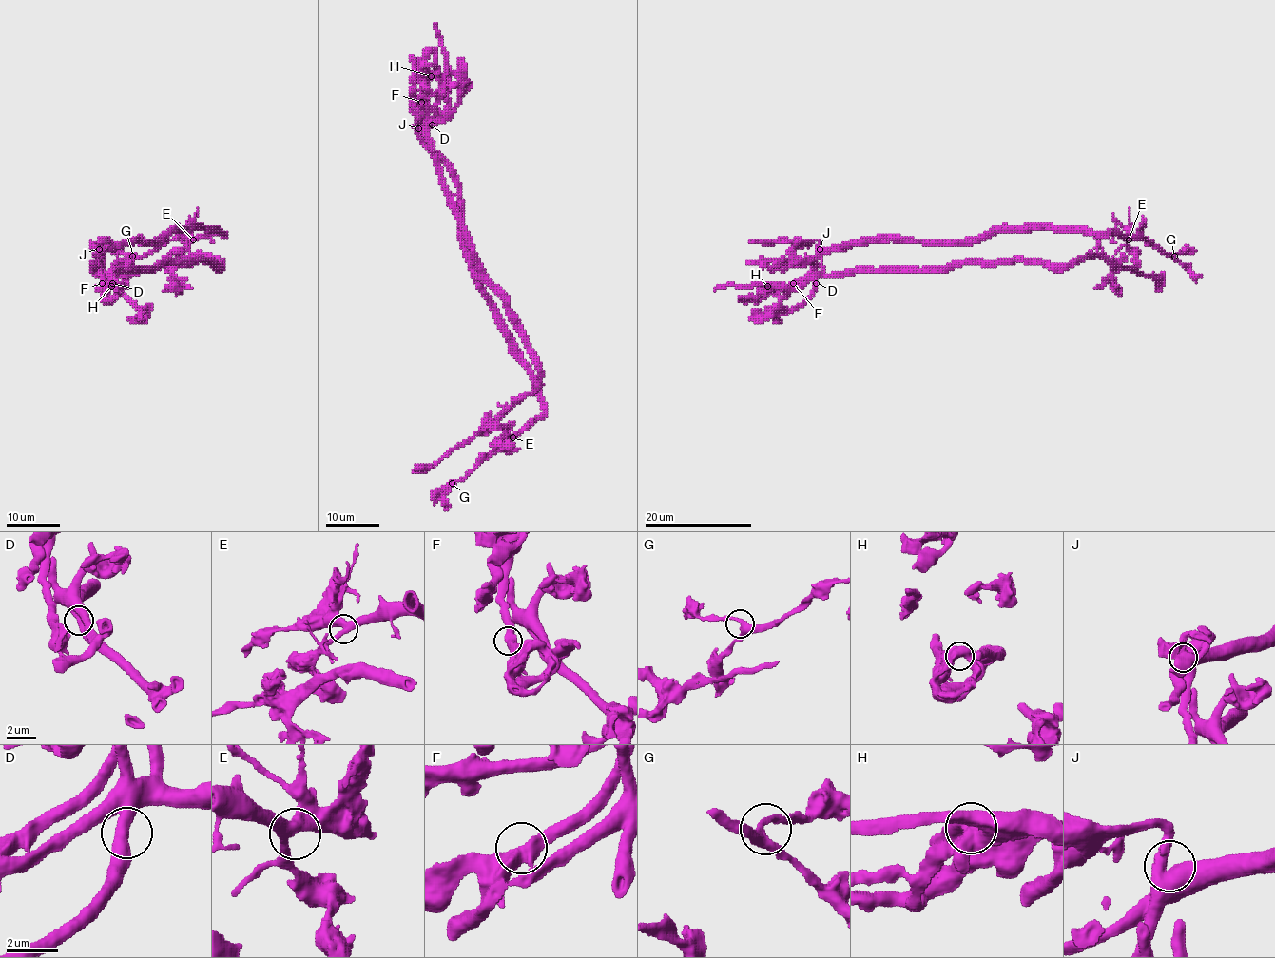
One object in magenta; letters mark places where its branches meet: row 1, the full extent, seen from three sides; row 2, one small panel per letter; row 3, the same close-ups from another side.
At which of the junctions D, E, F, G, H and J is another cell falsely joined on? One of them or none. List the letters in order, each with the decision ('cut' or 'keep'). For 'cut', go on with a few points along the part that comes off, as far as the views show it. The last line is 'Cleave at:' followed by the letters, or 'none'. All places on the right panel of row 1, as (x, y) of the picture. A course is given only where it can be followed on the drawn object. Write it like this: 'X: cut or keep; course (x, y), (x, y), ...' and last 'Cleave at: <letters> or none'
D: keep
E: keep
F: keep
G: keep
H: cut; course (767, 286), (791, 286), (821, 256), (866, 242), (975, 240), (1034, 228), (1148, 239), (1201, 278)
J: keep
Cleave at: H

